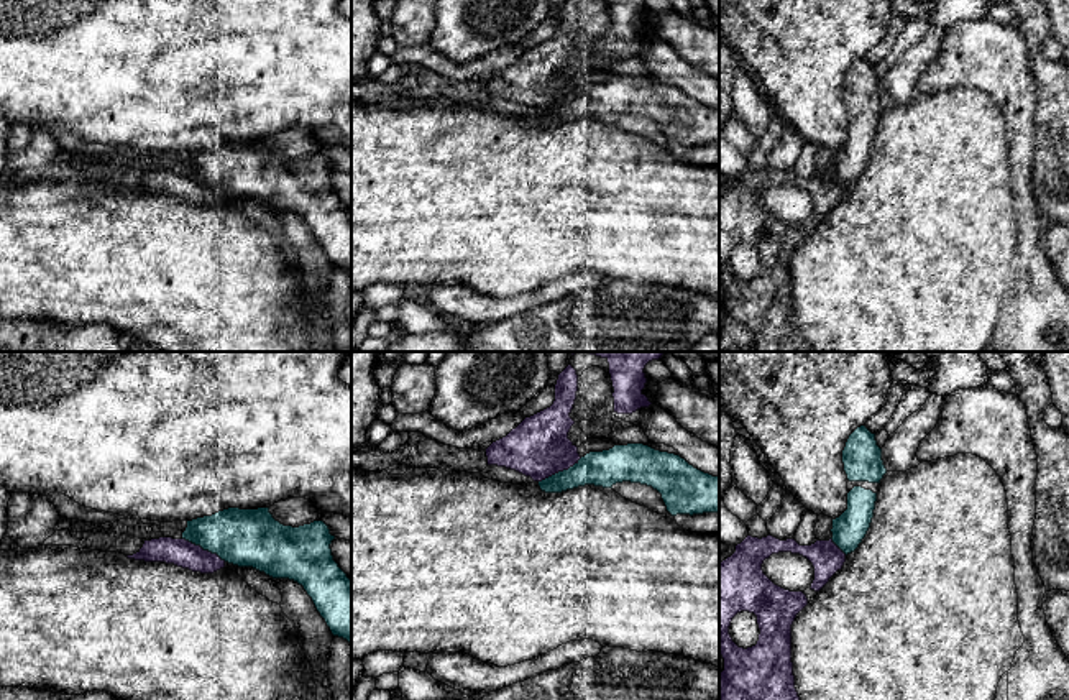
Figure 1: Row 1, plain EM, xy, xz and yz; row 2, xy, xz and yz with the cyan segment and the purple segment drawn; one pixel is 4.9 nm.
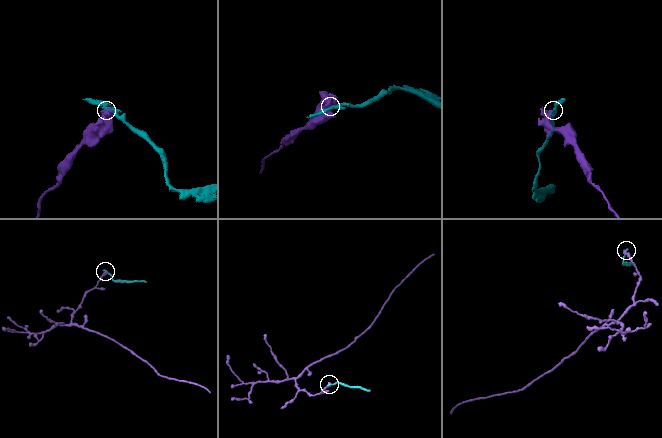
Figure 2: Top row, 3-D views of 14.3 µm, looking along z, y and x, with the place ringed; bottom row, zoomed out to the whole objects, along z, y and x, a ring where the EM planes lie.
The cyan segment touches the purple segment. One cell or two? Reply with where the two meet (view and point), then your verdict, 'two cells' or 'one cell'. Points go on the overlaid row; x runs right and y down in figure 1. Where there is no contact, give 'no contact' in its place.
xz (560, 472) | two cells

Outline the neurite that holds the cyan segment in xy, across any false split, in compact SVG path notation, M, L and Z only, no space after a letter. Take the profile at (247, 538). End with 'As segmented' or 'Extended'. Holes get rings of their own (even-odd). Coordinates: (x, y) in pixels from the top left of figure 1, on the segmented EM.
M228 508L187 521L182 539L222 560L304 587L333 636L351 642L351 580L333 560L323 521L284 526L269 508Z. As segmented

